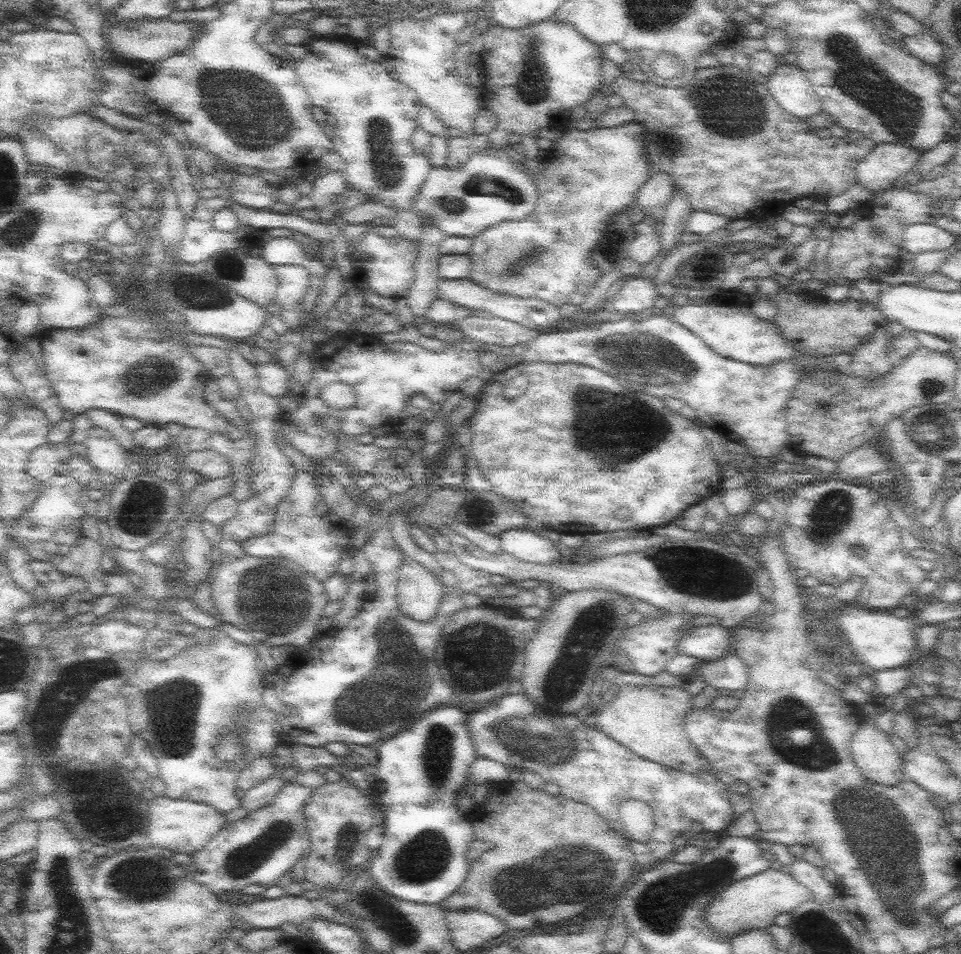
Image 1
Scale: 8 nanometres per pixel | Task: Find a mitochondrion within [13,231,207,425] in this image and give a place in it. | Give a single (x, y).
(145, 379)

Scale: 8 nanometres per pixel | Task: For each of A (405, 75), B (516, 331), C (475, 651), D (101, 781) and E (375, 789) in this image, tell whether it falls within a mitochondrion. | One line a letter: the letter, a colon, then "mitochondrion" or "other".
A: other
B: other
C: mitochondrion
D: other
E: other

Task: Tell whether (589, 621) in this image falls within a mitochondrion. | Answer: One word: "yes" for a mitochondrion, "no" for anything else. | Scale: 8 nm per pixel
yes

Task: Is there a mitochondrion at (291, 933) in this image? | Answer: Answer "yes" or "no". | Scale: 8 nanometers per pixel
no

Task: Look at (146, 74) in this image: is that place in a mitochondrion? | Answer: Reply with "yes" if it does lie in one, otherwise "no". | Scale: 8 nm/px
no

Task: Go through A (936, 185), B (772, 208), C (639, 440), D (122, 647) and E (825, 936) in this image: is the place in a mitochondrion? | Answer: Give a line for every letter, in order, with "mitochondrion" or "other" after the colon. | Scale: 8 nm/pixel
A: other
B: other
C: mitochondrion
D: other
E: mitochondrion

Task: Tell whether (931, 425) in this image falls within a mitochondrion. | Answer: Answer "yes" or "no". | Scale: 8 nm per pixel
yes

